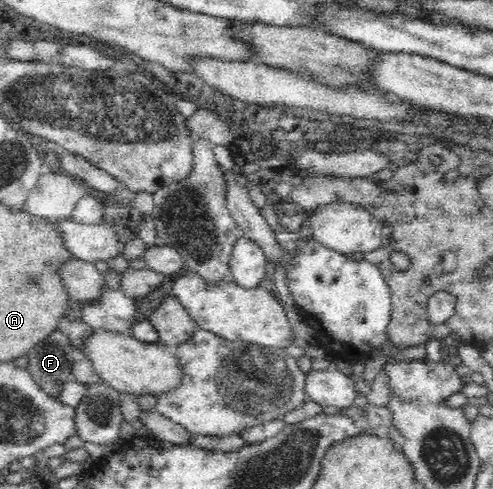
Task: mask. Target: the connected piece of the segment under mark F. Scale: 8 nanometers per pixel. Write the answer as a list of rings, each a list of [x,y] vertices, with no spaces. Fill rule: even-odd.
[[[55,330],[38,346],[28,353],[27,369],[42,390],[50,397],[61,401],[64,384],[76,381],[72,374],[74,361],[85,360],[69,337],[62,331]]]

